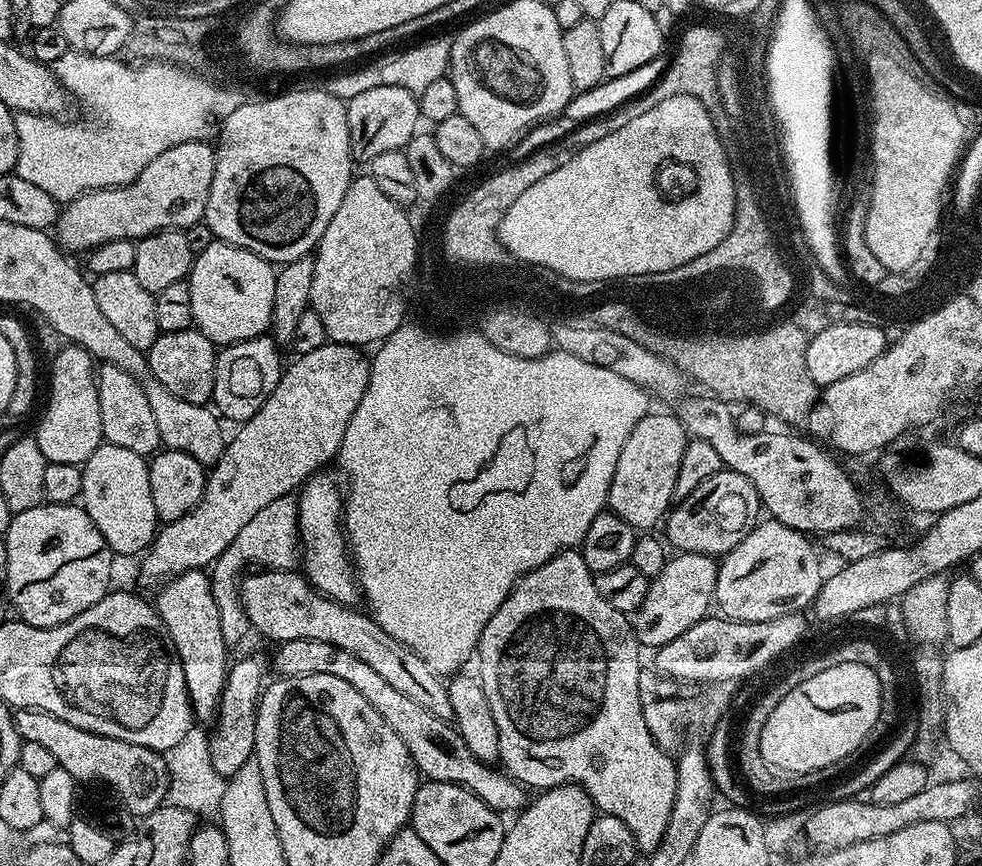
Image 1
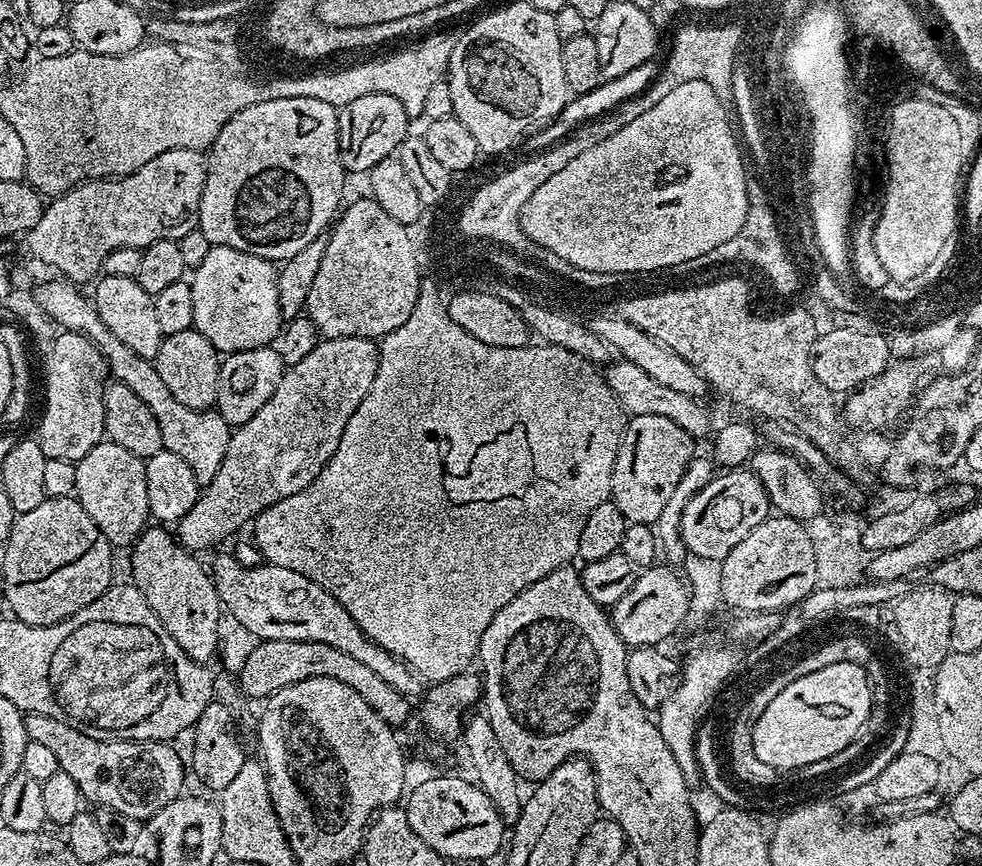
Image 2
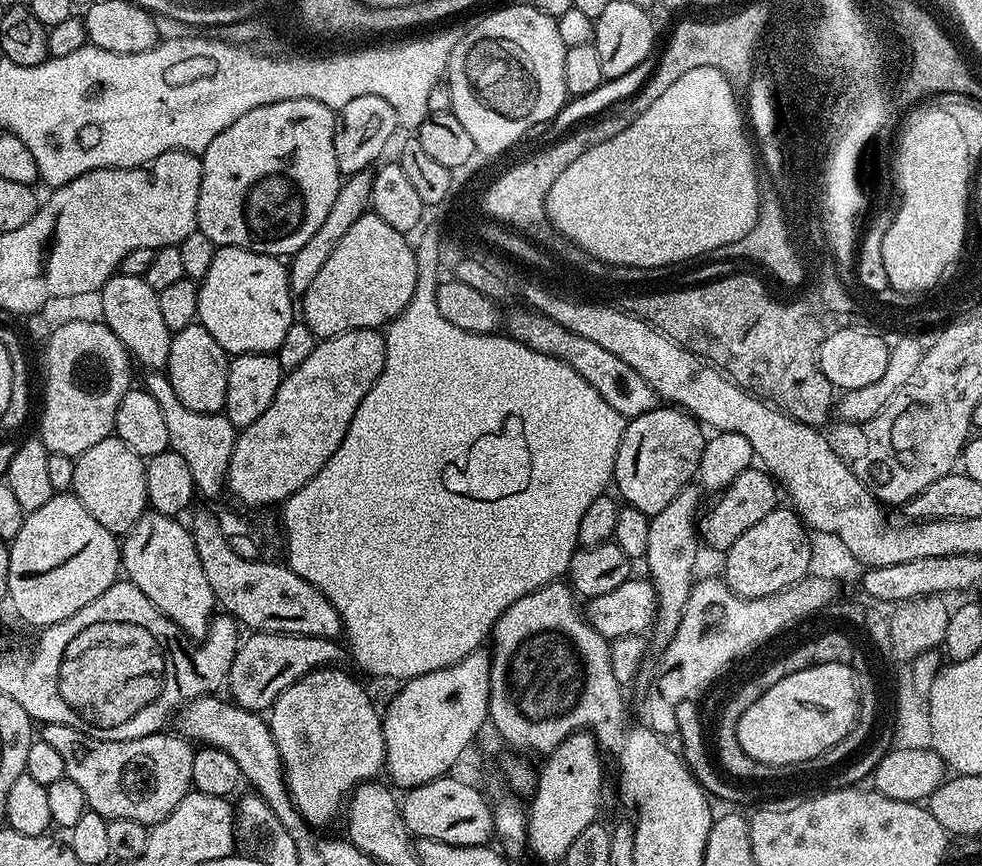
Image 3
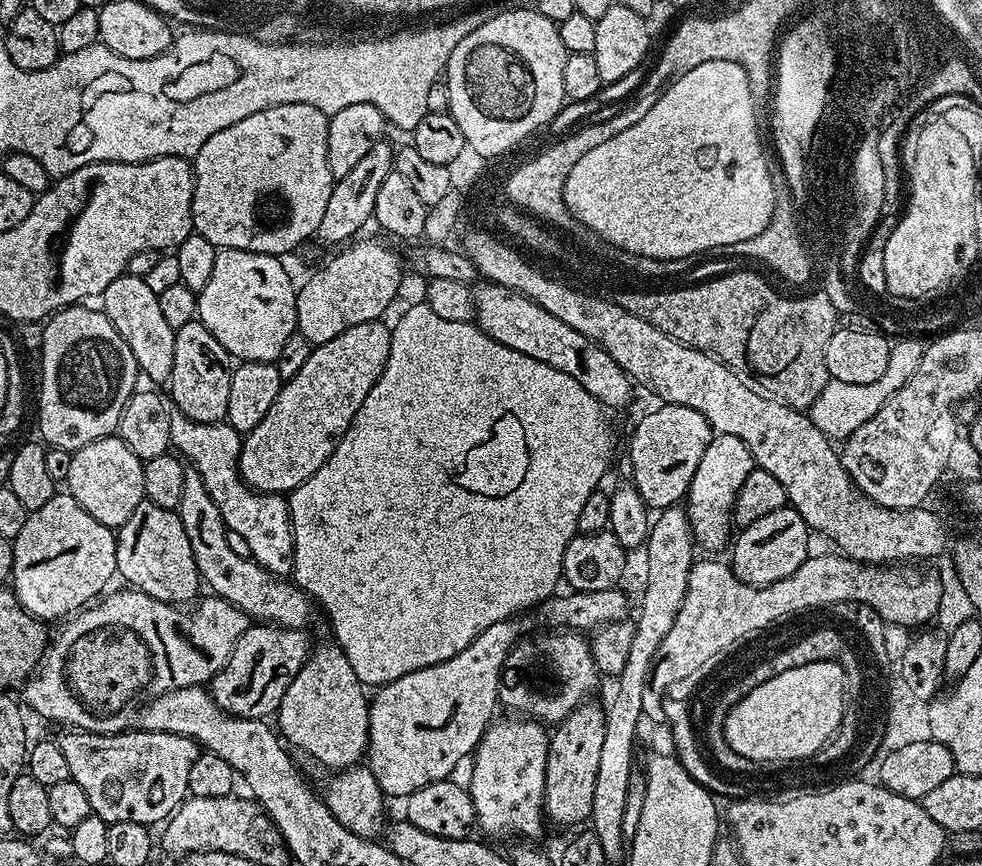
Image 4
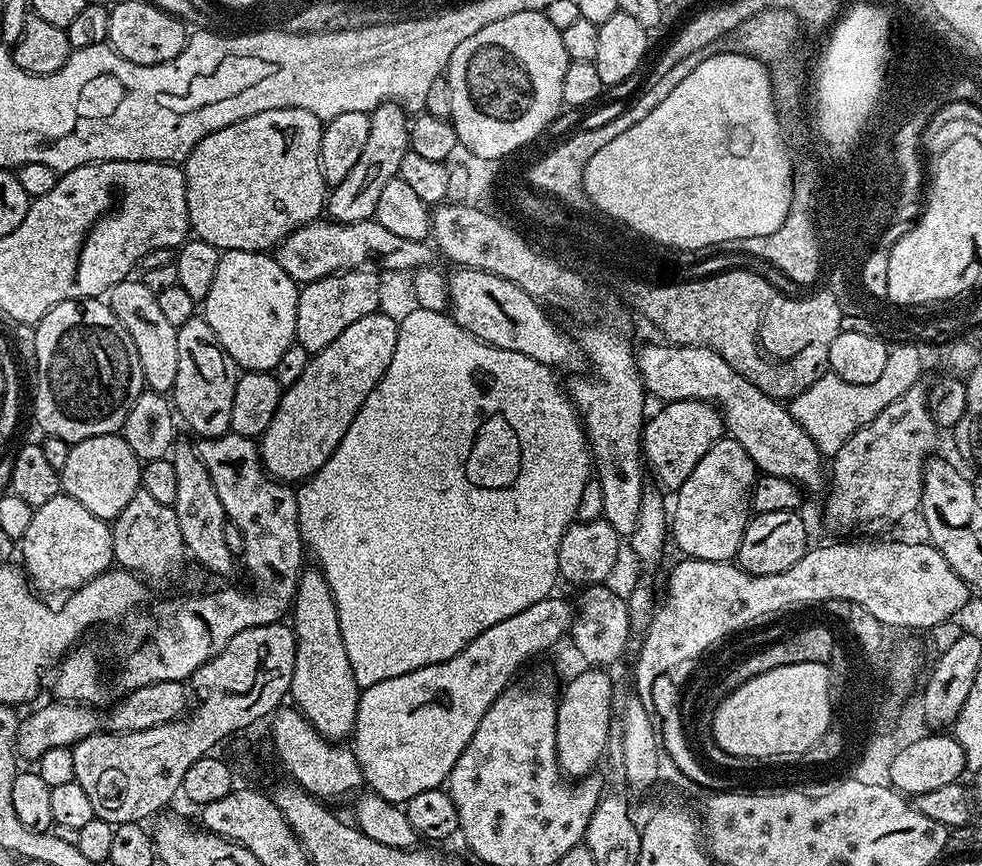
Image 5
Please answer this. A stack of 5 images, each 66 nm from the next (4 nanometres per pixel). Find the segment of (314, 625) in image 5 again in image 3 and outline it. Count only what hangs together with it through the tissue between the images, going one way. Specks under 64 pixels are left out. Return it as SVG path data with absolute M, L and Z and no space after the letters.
M333 666L331 668L315 668L310 674L306 674L298 682L294 682L294 686L290 686L281 696L272 703L270 711L267 713L266 719L268 729L272 731L274 742L278 746L278 754L284 763L284 785L288 788L288 792L292 795L292 805L300 812L301 818L305 824L313 830L324 830L327 824L332 824L336 819L341 819L342 813L346 808L346 801L355 792L357 784L361 782L372 782L377 779L376 776L385 771L384 763L384 726L382 723L381 713L376 712L376 708L372 705L372 700L368 697L368 692L359 684L358 681L352 680L352 676L348 672L343 672L343 667Z

